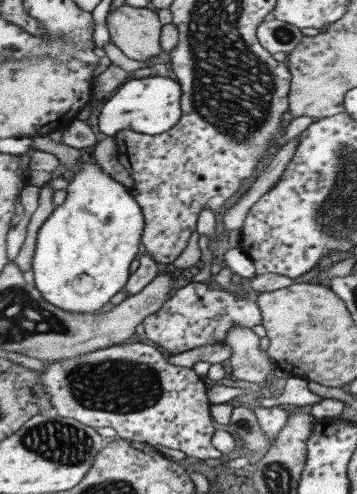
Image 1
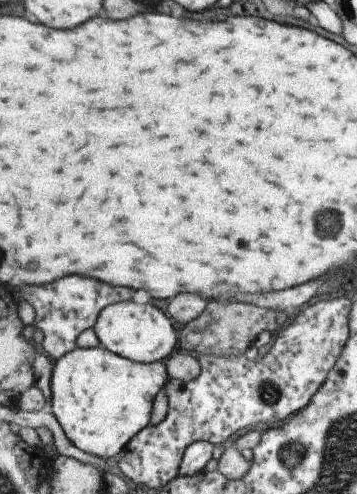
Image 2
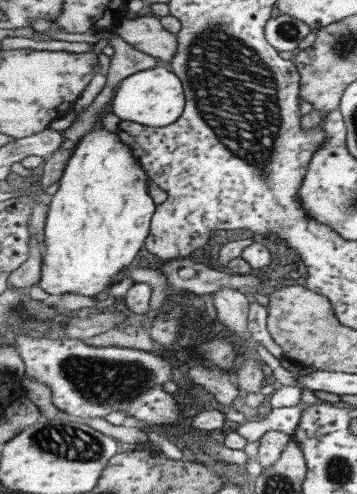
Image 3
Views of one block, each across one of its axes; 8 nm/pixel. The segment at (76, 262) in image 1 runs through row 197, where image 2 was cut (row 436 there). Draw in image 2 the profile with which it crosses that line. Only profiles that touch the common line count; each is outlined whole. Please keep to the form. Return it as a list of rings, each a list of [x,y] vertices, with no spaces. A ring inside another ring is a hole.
[[[103,344],[97,348],[77,348],[75,352],[63,356],[63,360],[53,362],[51,412],[57,416],[65,434],[77,448],[85,450],[91,456],[99,456],[103,460],[113,458],[119,452],[123,452],[131,444],[131,440],[137,438],[139,432],[143,432],[149,426],[153,402],[169,380],[171,374],[165,360],[153,364],[141,364],[111,352]]]

